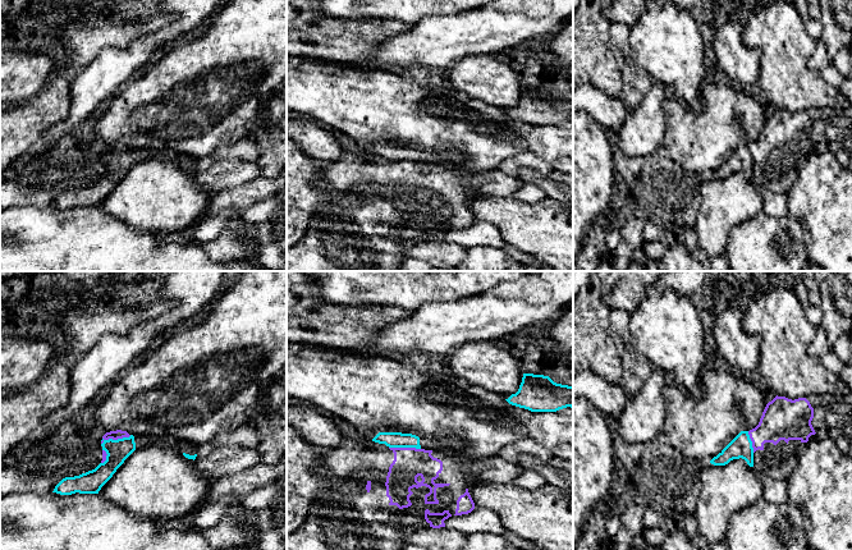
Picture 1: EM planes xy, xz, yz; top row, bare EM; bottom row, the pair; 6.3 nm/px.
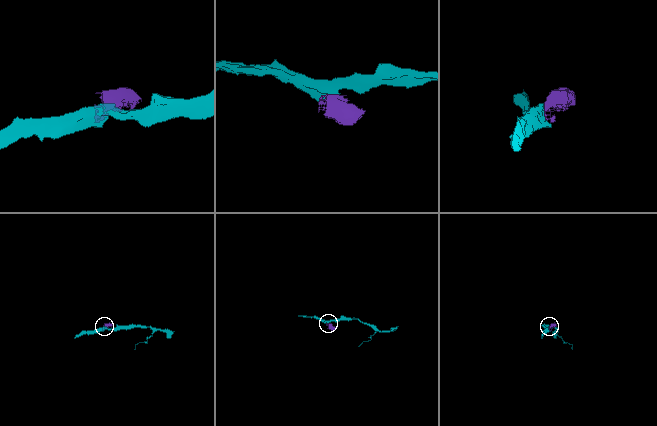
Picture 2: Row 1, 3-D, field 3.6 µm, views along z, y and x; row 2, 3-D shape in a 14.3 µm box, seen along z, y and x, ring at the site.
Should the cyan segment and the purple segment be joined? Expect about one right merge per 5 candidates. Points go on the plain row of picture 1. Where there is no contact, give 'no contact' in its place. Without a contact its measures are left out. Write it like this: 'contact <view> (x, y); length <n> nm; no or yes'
contact xy (115, 154); length 200 nm; no

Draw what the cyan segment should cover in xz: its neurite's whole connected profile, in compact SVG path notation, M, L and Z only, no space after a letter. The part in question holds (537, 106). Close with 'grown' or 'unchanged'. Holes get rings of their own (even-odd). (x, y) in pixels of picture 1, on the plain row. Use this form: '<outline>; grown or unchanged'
M523 87L518 105L505 114L531 125L556 125L573 122L573 100L556 97L549 90Z; unchanged

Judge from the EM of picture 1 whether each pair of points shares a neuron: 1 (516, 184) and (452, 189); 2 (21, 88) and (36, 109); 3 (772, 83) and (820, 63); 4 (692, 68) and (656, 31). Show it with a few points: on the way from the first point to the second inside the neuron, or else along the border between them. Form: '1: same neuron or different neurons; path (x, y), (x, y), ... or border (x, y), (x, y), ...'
1: same neuron; path (500, 184), (467, 186)
2: different neurons; border (50, 77), (36, 94), (13, 105)
3: different neurons; border (816, 40), (809, 65), (819, 72)
4: same neuron; path (685, 59), (665, 40)

